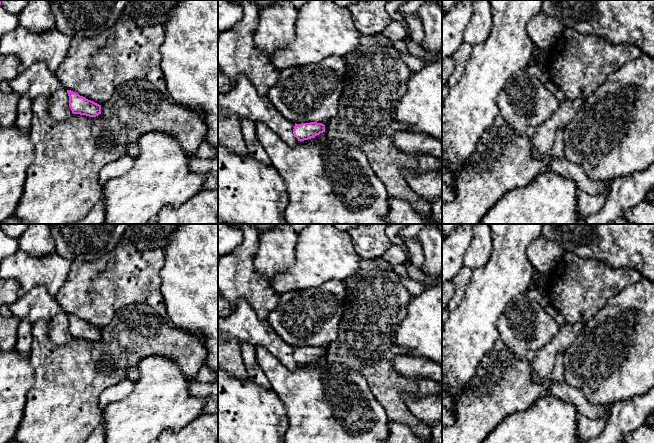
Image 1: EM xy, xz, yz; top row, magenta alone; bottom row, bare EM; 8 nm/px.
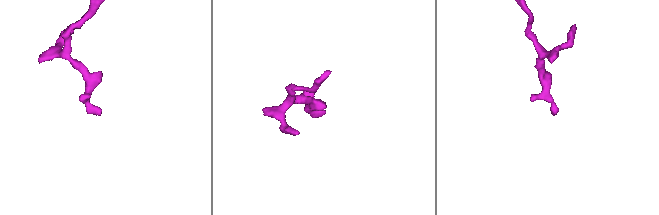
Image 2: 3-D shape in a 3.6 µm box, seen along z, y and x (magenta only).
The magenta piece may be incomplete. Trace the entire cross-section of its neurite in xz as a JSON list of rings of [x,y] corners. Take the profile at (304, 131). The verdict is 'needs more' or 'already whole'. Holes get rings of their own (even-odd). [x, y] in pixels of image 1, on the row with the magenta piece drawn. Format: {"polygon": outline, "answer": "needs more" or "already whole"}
{"polygon": [[[317,122],[295,124],[293,129],[293,134],[298,141],[311,139],[323,132],[325,132],[325,125]]], "answer": "already whole"}

